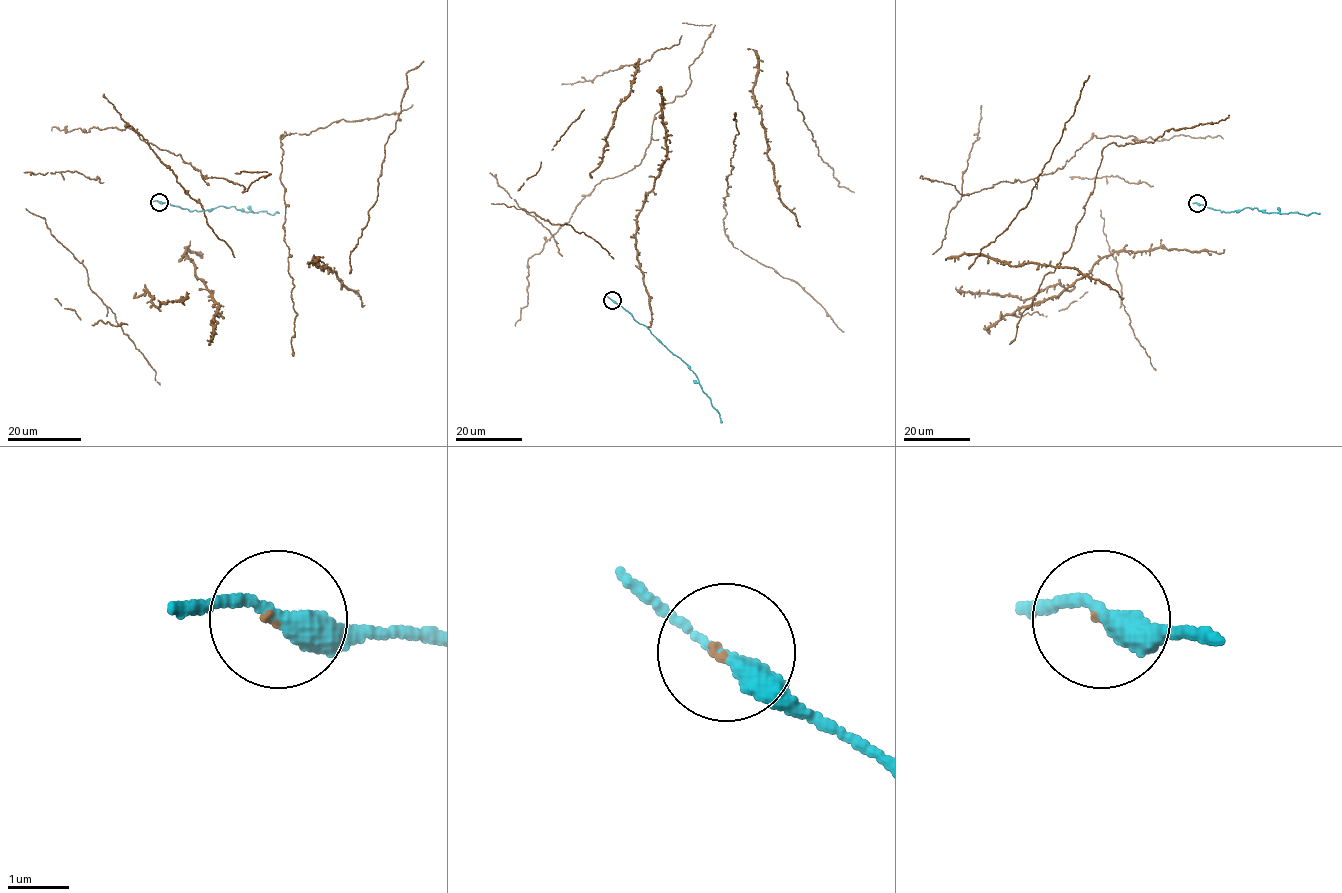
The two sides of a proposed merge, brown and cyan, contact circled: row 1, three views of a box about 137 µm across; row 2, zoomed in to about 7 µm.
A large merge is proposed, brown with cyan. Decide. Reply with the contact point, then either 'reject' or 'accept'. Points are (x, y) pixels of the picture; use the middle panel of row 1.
place (612, 300); accept

